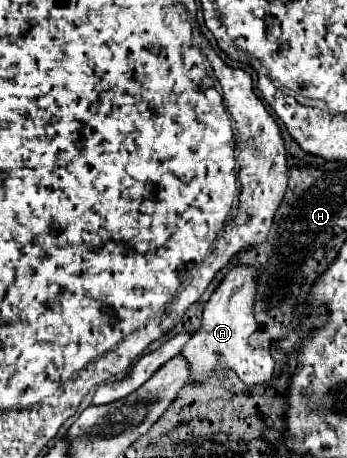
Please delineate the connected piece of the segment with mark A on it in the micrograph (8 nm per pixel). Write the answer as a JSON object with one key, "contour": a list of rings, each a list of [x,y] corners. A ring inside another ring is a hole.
{"contour":[[[236,265],[232,267],[222,283],[212,293],[210,301],[204,307],[202,329],[194,333],[194,337],[184,345],[182,355],[192,365],[190,381],[206,379],[220,367],[230,367],[248,387],[268,385],[274,373],[274,359],[270,353],[256,353],[248,345],[248,337],[256,331],[254,321],[254,303],[256,303],[256,281],[260,281],[260,269],[252,265]]]}

